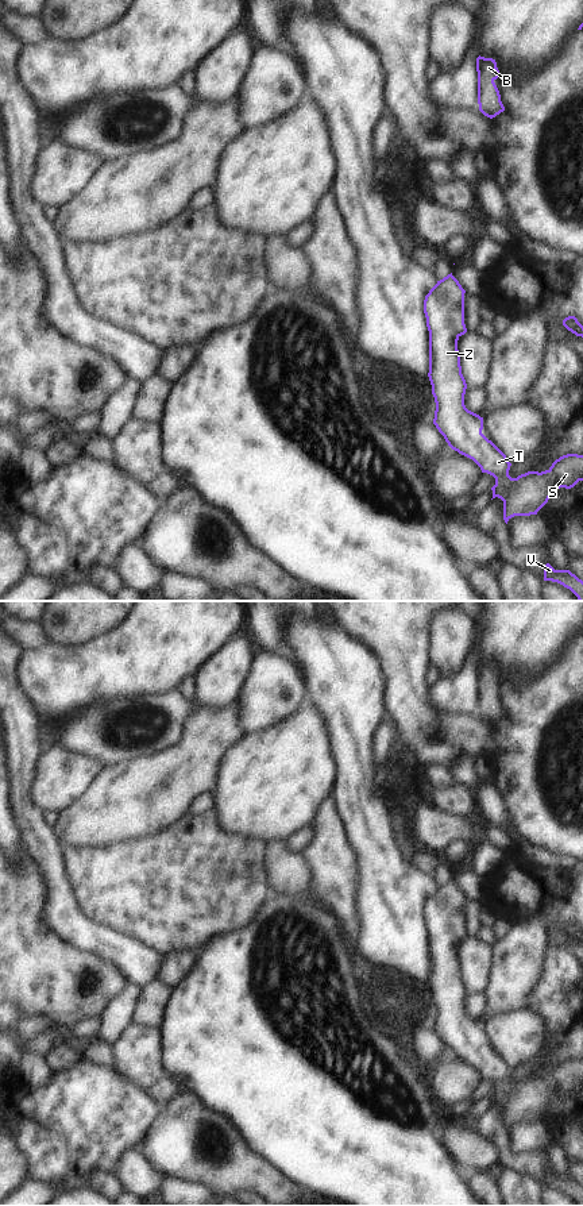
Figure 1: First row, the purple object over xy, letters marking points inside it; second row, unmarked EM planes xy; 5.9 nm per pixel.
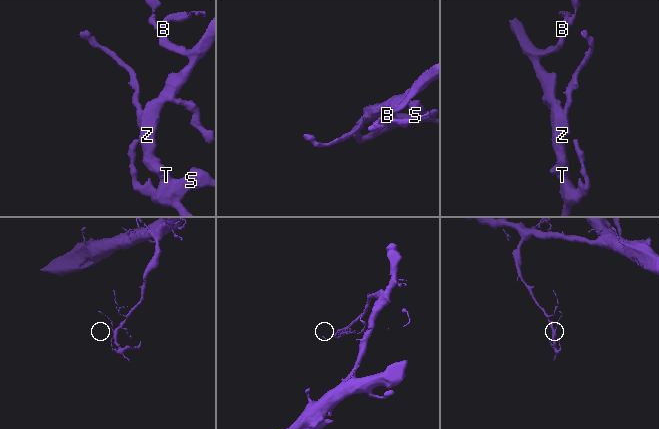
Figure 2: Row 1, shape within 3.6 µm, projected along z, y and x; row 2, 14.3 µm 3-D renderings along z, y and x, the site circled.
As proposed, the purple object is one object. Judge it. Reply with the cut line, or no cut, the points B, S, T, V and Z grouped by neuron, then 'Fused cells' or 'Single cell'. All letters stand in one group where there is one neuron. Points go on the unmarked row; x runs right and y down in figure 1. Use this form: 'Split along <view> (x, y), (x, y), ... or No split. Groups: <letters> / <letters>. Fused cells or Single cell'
No split. Groups: B S T V Z. Single cell

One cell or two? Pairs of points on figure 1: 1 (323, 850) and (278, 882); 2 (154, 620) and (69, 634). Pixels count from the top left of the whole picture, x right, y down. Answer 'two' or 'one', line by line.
1: two
2: two

